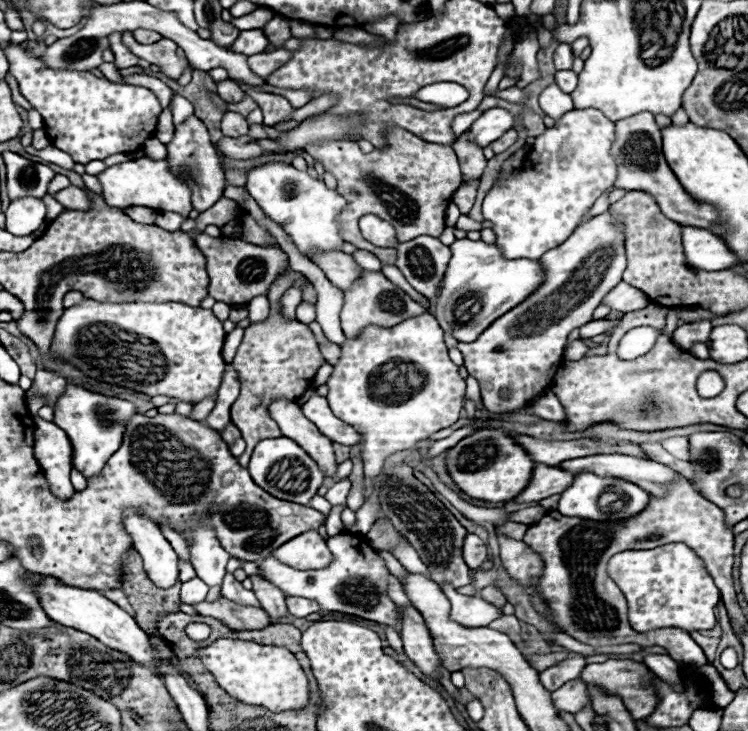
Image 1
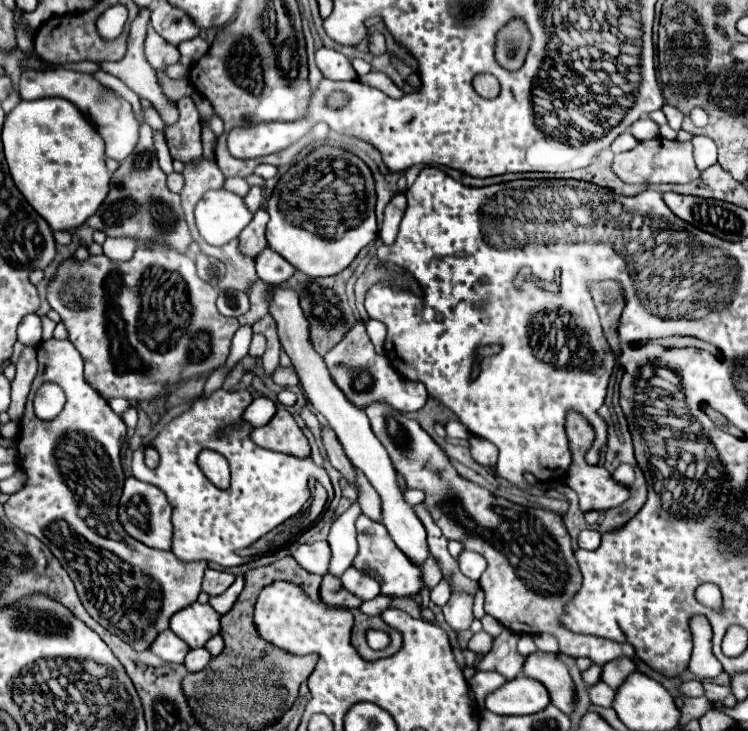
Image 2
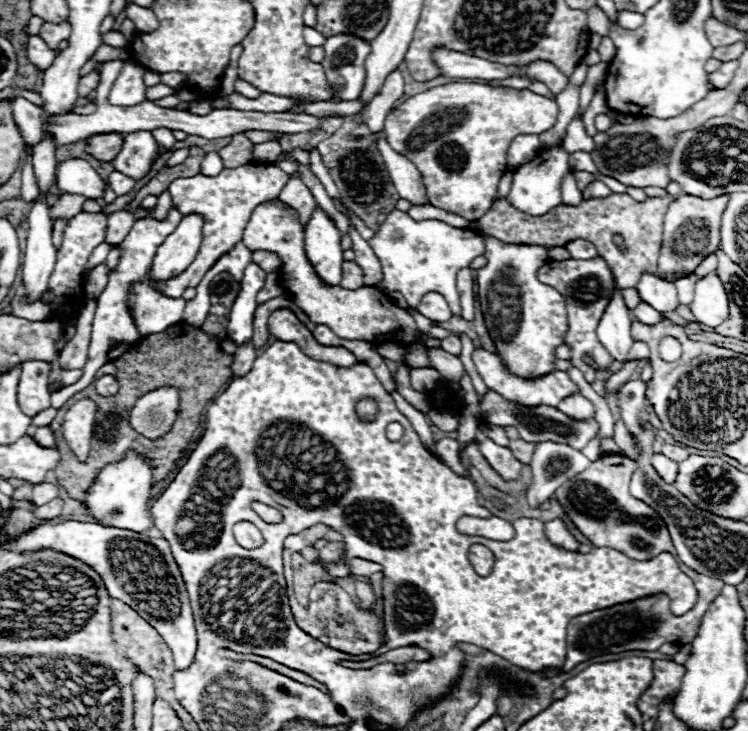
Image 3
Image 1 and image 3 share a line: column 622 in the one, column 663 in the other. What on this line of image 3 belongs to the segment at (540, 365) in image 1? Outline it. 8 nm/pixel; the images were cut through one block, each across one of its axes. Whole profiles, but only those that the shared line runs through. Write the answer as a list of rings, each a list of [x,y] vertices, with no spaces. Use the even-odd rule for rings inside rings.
[[[682,194],[676,198],[664,218],[664,236],[662,236],[662,250],[658,266],[662,272],[672,272],[676,268],[682,268],[686,272],[694,272],[696,266],[720,246],[720,220],[726,210],[728,196],[716,196],[716,198],[698,198],[690,194]],[[686,222],[692,222],[694,228],[688,228]],[[686,228],[686,230],[684,230]]]

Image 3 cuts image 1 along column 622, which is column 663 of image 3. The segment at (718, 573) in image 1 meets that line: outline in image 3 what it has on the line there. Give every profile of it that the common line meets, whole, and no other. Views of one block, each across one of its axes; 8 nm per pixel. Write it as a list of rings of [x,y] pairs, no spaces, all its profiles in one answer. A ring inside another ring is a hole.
[[[614,439],[602,440],[600,450],[604,456],[594,460],[592,466],[586,468],[586,472],[580,472],[554,492],[554,498],[560,502],[566,516],[594,546],[614,548],[636,560],[650,560],[660,552],[676,554],[668,528],[658,512],[654,512],[654,508],[650,508],[642,500],[632,498],[628,492],[632,474],[638,468],[636,462],[624,456],[611,456],[620,453]],[[684,566],[682,570],[694,580],[698,590],[698,602],[688,612],[688,616],[672,616],[668,608],[660,608],[660,596],[652,596],[652,598],[616,604],[606,610],[572,618],[568,624],[568,656],[564,662],[564,670],[572,670],[576,664],[602,654],[616,654],[624,650],[658,650],[666,642],[676,642],[676,644],[692,642],[694,636],[698,634],[706,608],[718,598],[724,582],[718,578],[702,576],[688,566]]]

